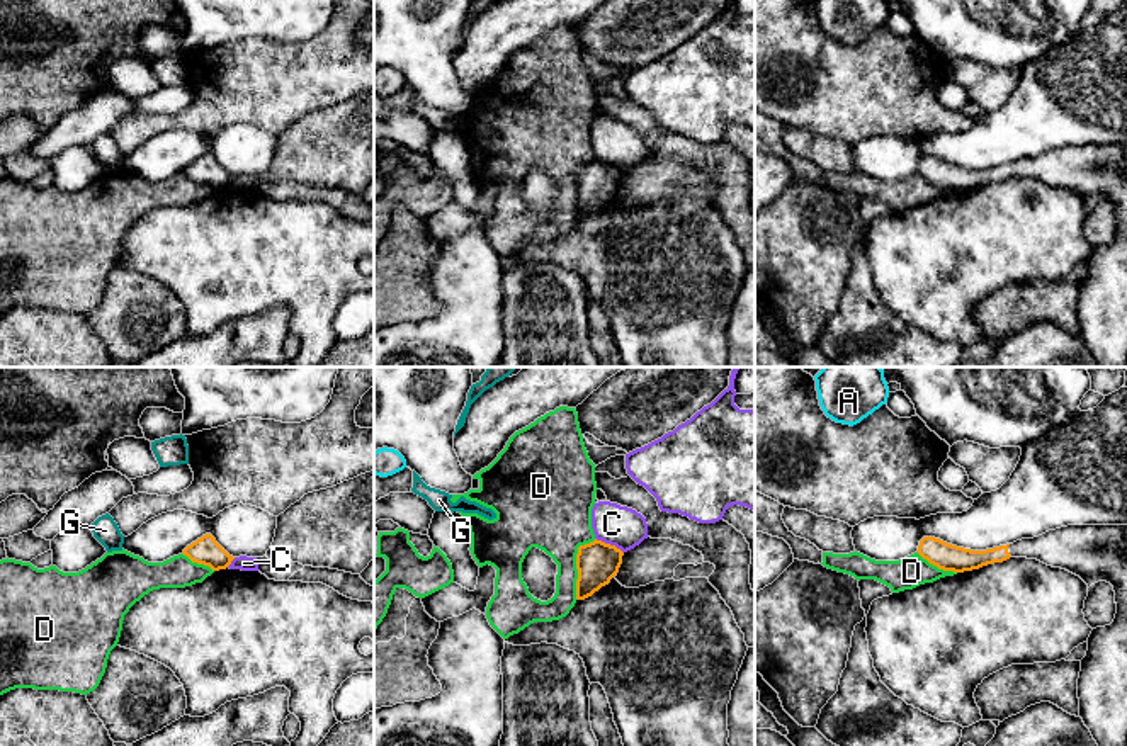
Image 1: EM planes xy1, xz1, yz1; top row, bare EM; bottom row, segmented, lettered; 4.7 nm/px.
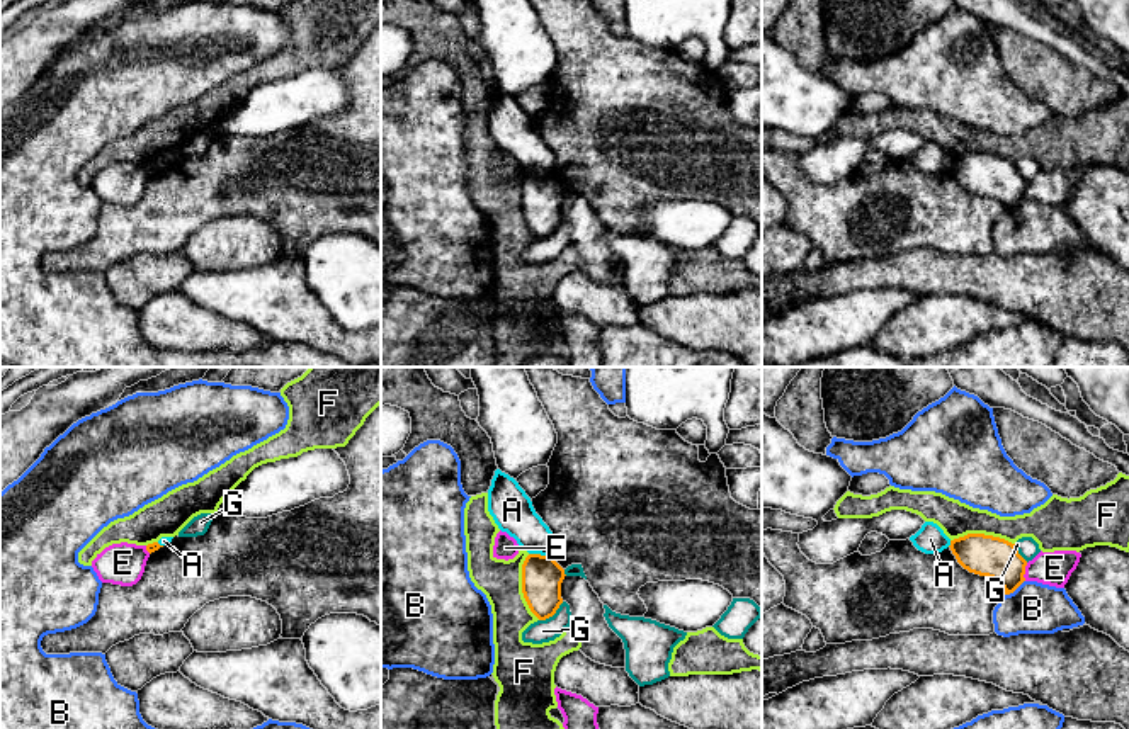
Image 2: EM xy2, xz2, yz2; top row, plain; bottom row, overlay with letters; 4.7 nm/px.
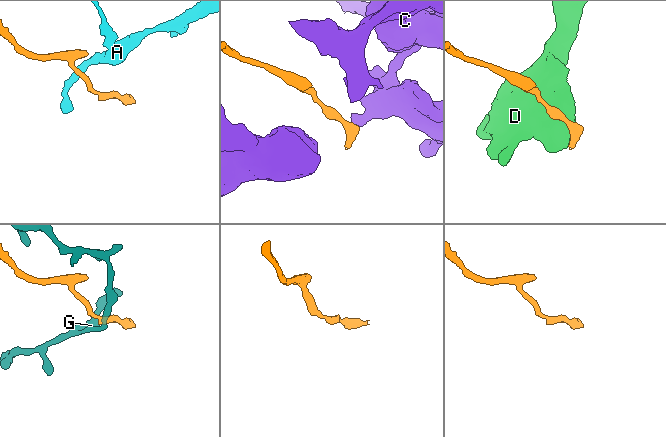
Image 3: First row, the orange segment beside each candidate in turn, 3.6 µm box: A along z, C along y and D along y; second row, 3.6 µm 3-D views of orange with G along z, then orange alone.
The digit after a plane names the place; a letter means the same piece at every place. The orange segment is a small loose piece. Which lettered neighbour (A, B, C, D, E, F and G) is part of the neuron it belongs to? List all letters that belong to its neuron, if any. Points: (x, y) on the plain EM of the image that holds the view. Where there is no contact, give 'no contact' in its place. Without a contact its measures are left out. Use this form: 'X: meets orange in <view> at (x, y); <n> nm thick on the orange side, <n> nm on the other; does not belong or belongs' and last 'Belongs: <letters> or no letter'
A: meets orange in xz2 at (539, 174); 190 nm thick on the orange side, 200 nm on the other; does not belong
B: meets orange in yz2 at (1014, 209); 190 nm thick on the orange side, 240 nm on the other; does not belong
C: meets orange in xz1 at (609, 163); 200 nm thick on the orange side, 190 nm on the other; does not belong
D: meets orange in xz1 at (577, 184); 200 nm thick on the orange side, 340 nm on the other; does not belong
E: meets orange in yz2 at (1024, 191); 190 nm thick on the orange side, 160 nm on the other; does not belong
F: meets orange in xz2 at (522, 206); 190 nm thick on the orange side, 200 nm on the other; does not belong
G: meets orange in xz2 at (551, 235); 190 nm thick on the orange side, 110 nm on the other; does not belong
Belongs: no letter

